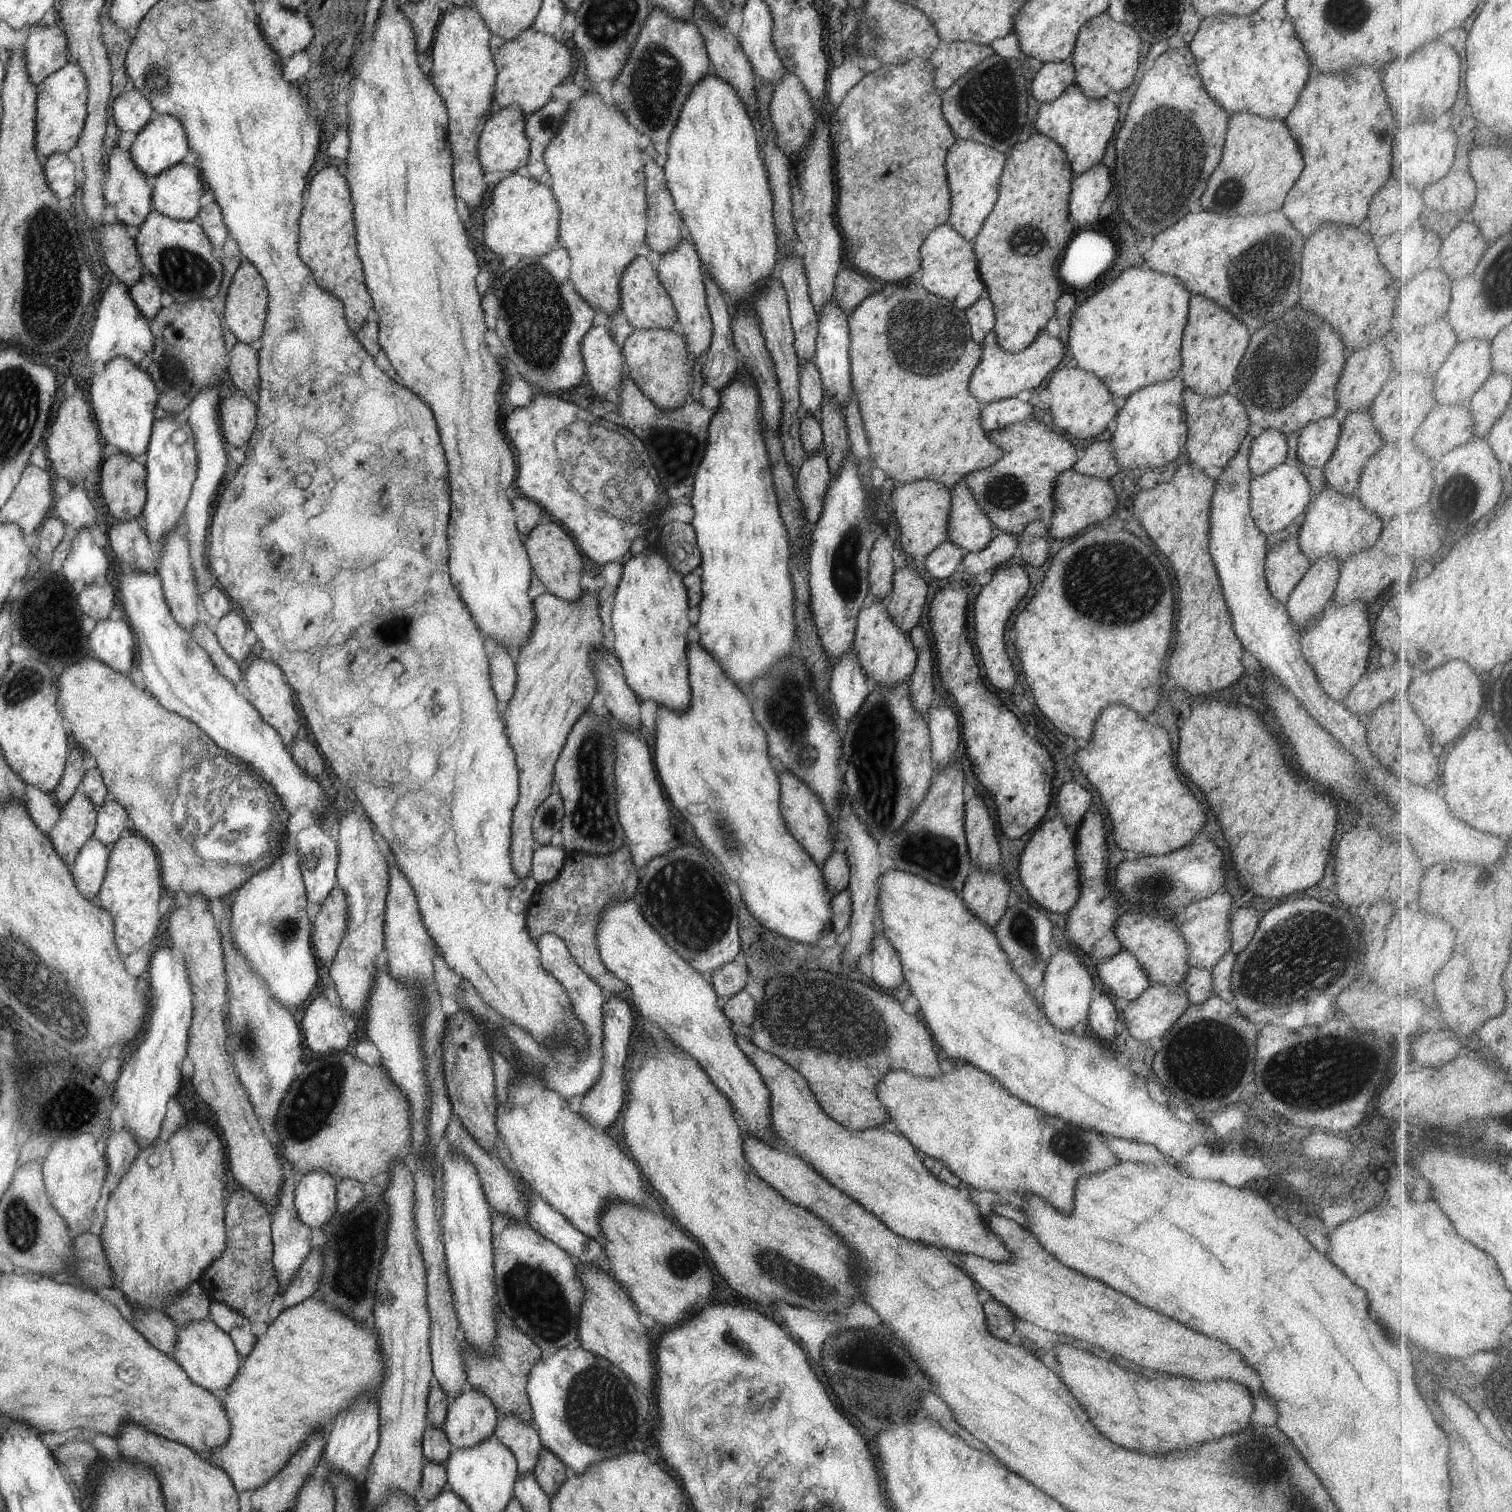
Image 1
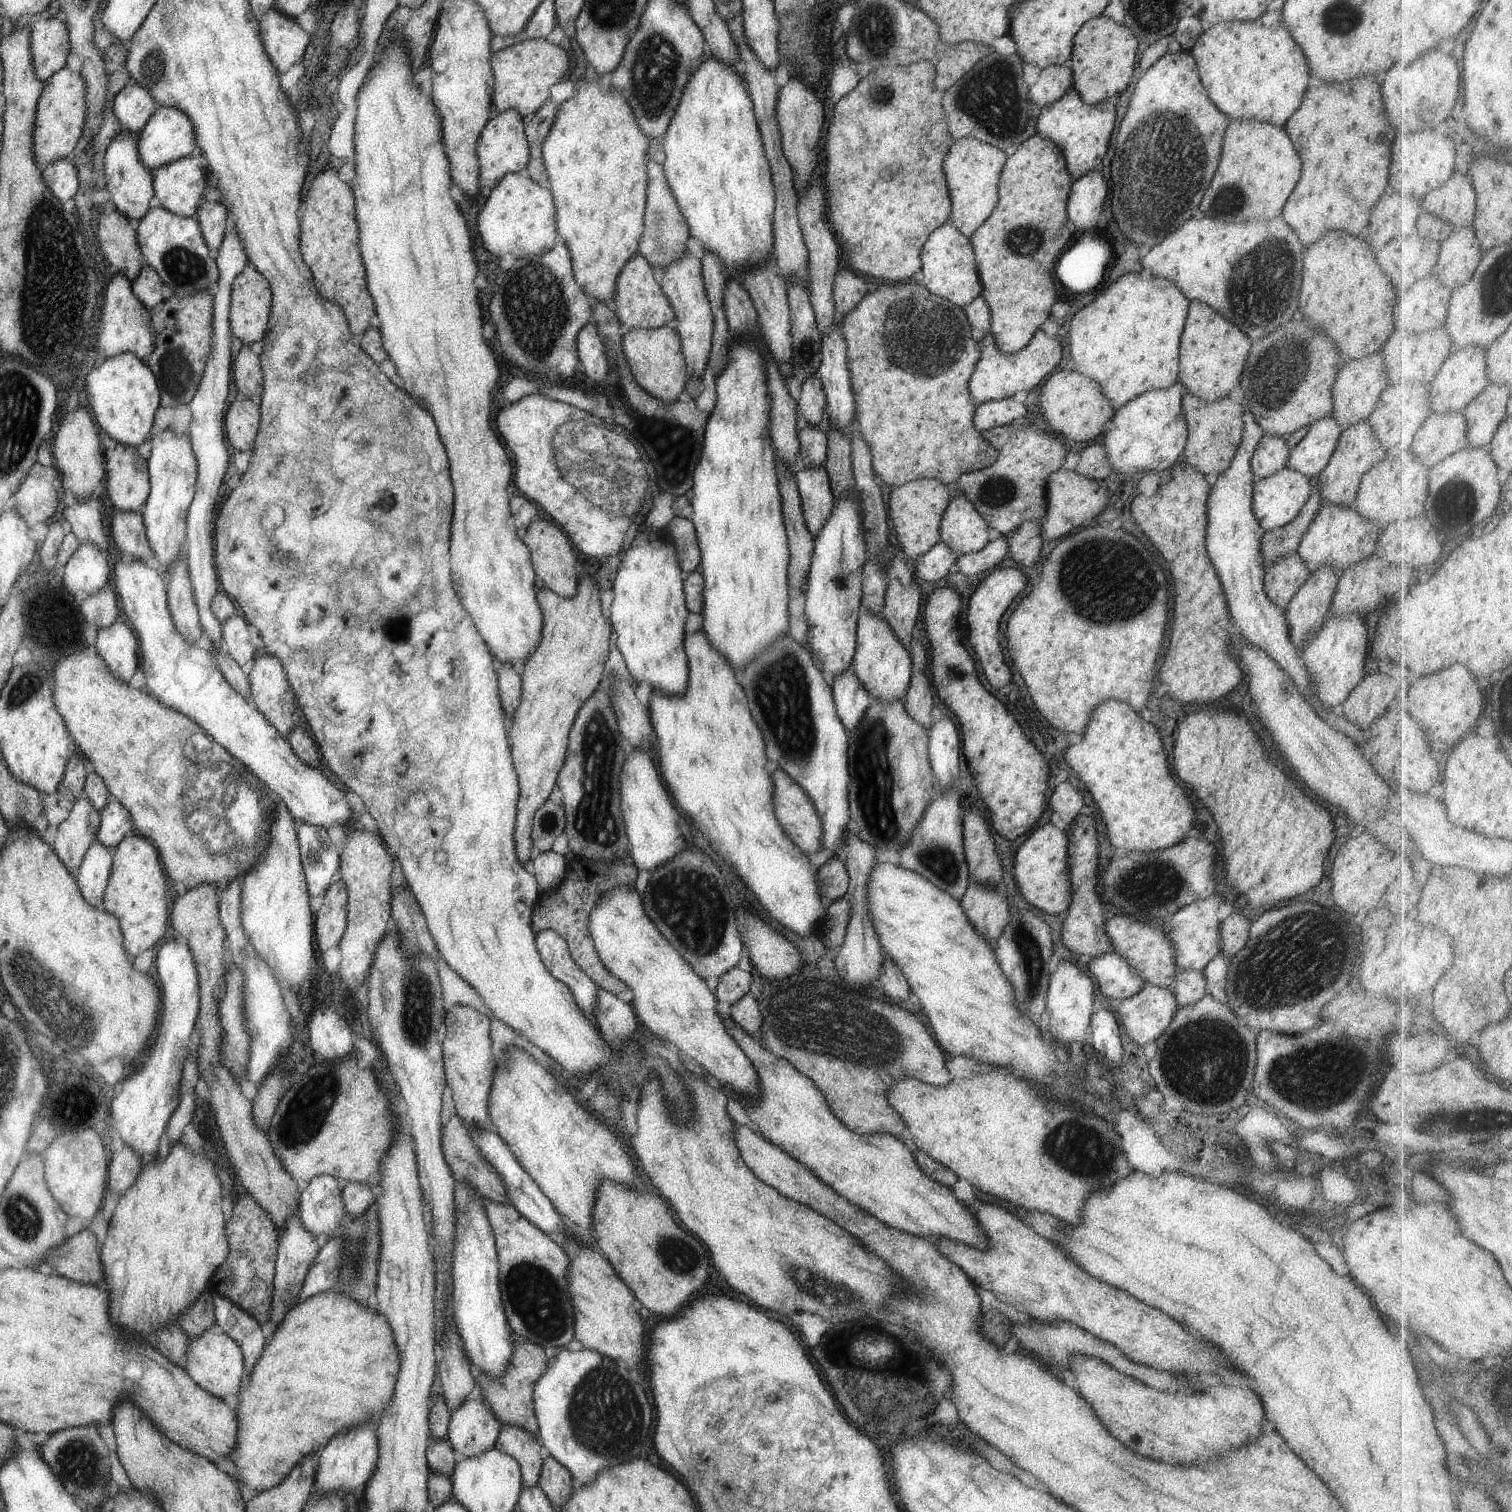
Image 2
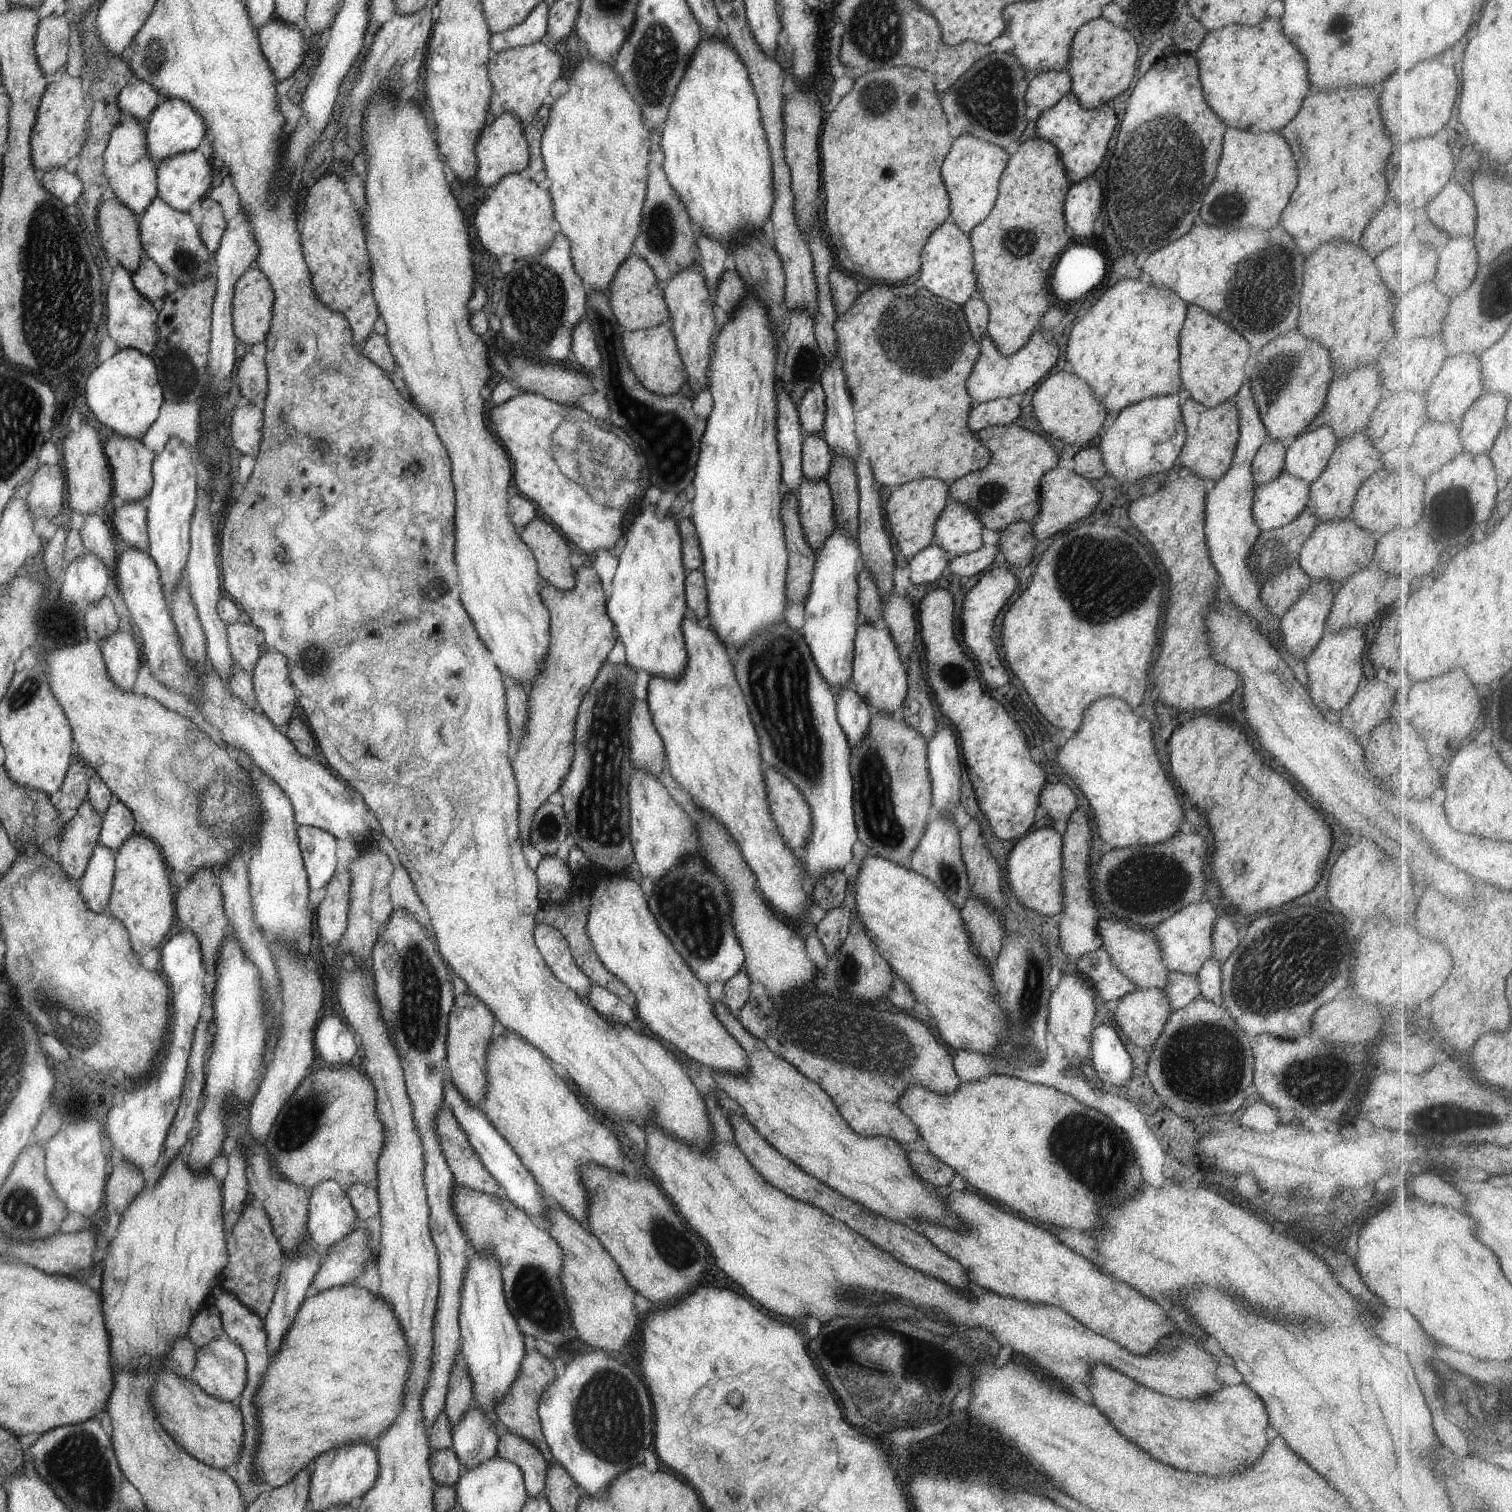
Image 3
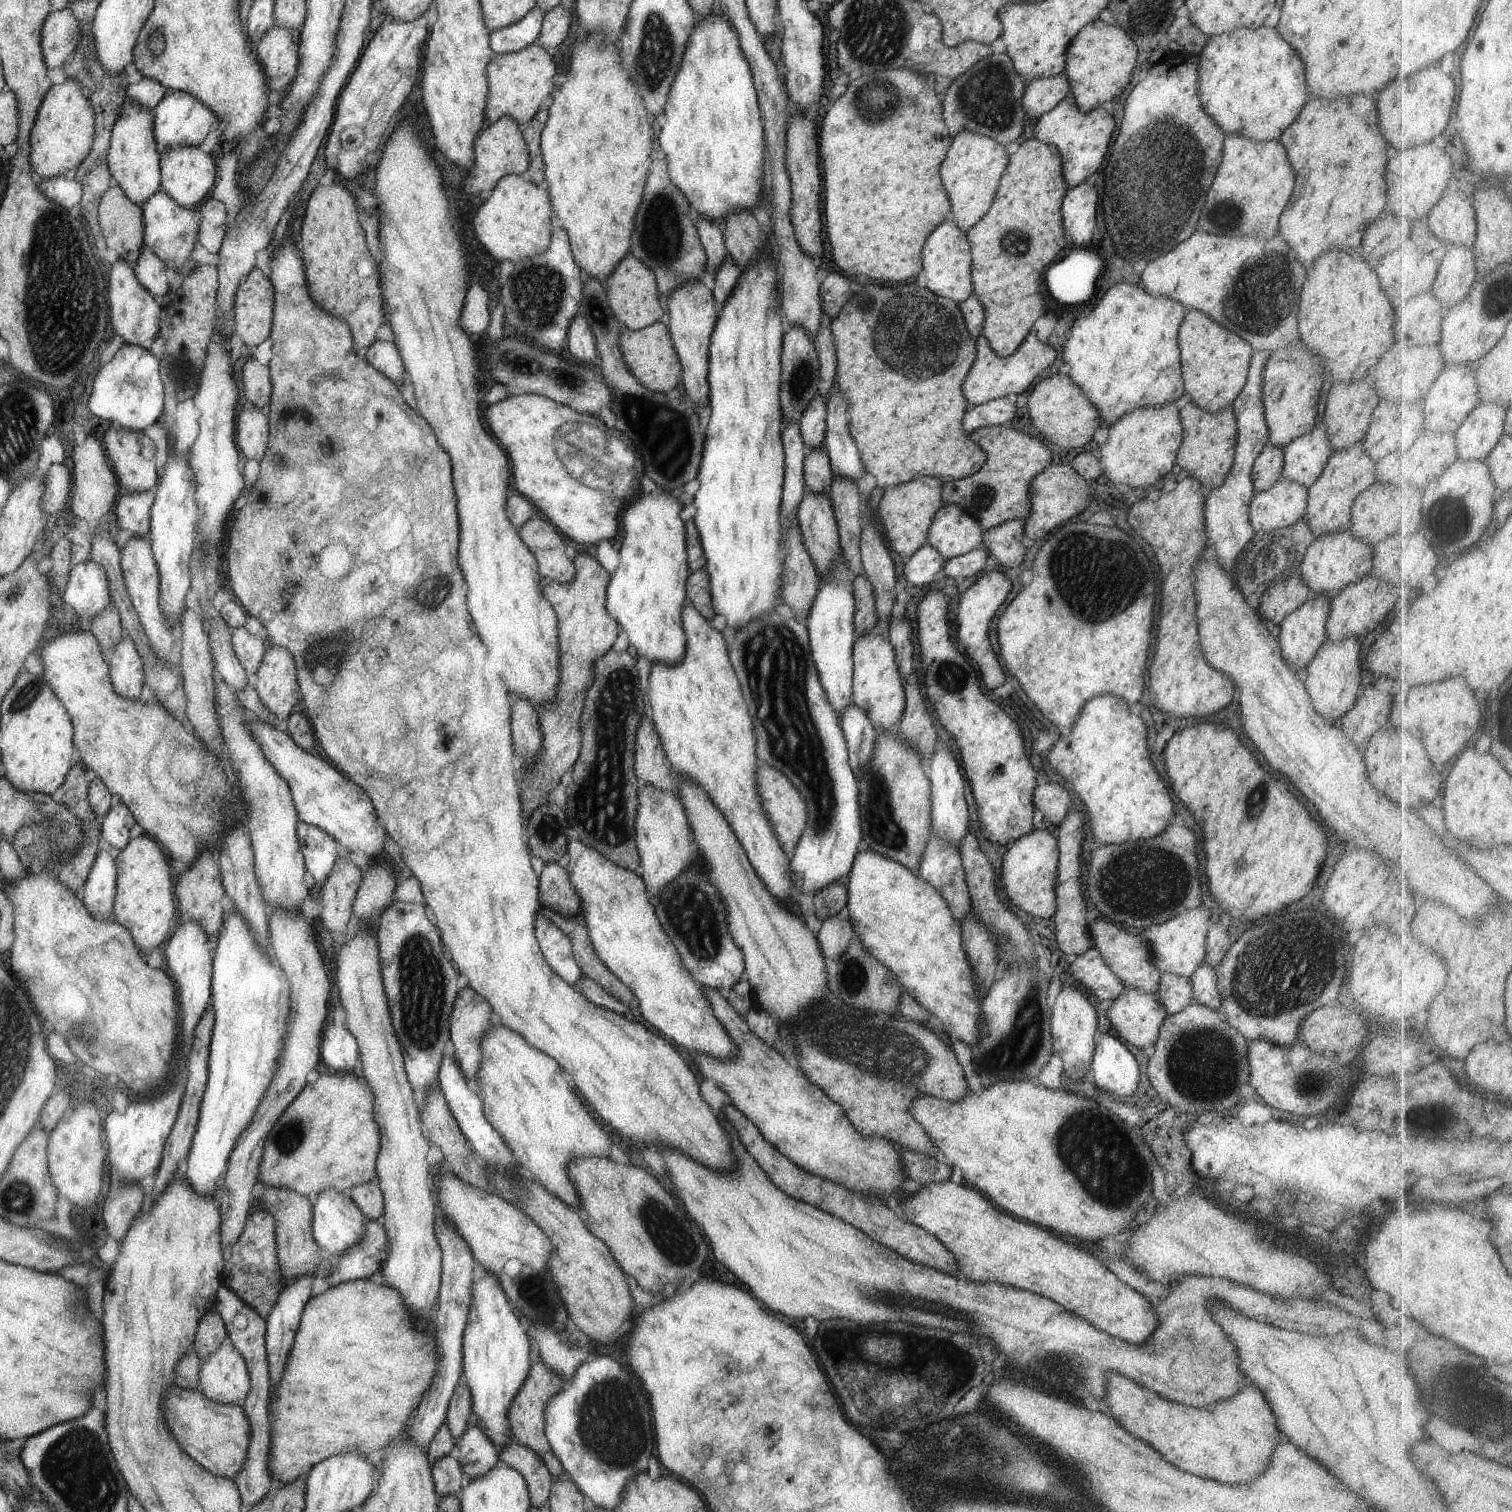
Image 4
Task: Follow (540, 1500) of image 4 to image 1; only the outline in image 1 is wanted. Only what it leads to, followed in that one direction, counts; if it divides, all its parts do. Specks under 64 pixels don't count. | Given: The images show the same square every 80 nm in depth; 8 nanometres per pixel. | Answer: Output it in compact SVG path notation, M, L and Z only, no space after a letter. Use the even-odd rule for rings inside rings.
M514 1415L500 1416L493 1435L514 1454L520 1477L533 1474L543 1444L532 1424Z

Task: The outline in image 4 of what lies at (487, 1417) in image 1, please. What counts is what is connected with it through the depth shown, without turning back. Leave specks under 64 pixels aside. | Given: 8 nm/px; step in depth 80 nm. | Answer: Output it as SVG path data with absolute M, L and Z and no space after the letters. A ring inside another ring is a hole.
M473 1422L456 1442L456 1449L450 1455L464 1466L468 1479L481 1479L500 1462L500 1452L485 1431Z

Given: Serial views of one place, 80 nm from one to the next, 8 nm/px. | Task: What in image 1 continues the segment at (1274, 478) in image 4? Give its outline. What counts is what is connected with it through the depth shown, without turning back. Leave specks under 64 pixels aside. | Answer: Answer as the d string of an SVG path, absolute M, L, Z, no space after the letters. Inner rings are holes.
M1266 429L1253 438L1249 467L1254 477L1266 474L1279 464L1288 462L1287 436L1276 429Z

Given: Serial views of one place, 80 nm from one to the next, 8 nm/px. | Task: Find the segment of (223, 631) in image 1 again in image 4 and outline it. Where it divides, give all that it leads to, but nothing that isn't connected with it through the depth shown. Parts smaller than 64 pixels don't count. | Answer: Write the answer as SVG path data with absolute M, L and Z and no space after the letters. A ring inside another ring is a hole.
M238 627L231 631L231 641L238 660L242 663L247 674L256 675L264 660L264 642L256 635L252 636L244 627Z

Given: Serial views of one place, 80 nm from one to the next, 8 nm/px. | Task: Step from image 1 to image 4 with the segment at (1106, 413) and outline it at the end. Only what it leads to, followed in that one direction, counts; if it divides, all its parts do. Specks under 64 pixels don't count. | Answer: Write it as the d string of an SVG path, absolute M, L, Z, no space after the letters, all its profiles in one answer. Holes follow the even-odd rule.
M1054 374L1054 376L1048 376L1040 380L1032 388L1032 392L1028 396L1027 407L1034 428L1040 434L1043 434L1048 442L1056 444L1056 446L1060 446L1064 450L1082 448L1086 442L1090 442L1092 436L1094 436L1094 430L1102 424L1098 409L1083 395L1083 392L1070 380L1068 375L1058 376L1058 374Z

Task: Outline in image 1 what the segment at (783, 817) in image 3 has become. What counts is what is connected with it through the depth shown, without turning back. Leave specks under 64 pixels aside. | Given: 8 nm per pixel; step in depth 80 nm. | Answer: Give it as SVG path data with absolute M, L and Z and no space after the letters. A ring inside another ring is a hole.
M790 771L780 772L780 806L790 834L801 844L815 862L823 862L832 854L834 828L821 800L809 786Z

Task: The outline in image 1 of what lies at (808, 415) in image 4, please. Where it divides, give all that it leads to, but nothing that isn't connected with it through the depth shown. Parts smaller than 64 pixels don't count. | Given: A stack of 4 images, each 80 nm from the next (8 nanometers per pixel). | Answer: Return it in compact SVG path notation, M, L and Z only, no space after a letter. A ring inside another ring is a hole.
M807 361L799 369L799 399L802 406L808 413L818 417L825 396L816 365L812 361Z

